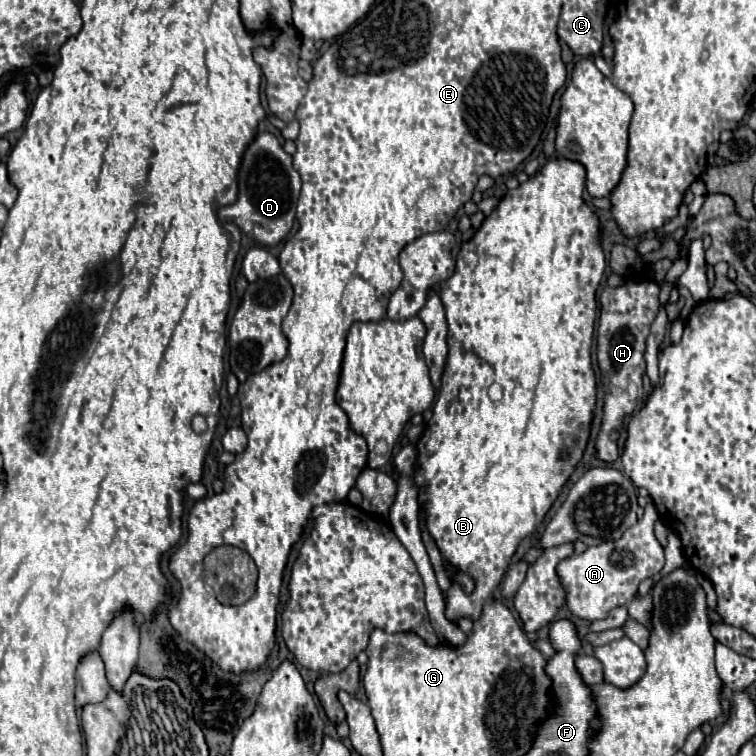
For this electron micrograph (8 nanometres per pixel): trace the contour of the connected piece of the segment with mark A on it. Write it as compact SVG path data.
M652 503L644 507L644 517L632 525L618 541L608 541L596 547L588 547L580 555L570 555L562 559L556 567L560 583L566 591L568 609L586 621L606 619L614 607L628 605L636 591L638 583L646 577L654 577L664 567L664 549L654 537L654 521L658 513Z

